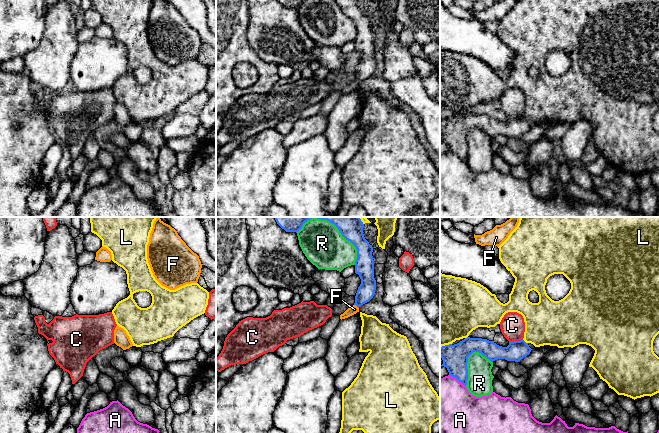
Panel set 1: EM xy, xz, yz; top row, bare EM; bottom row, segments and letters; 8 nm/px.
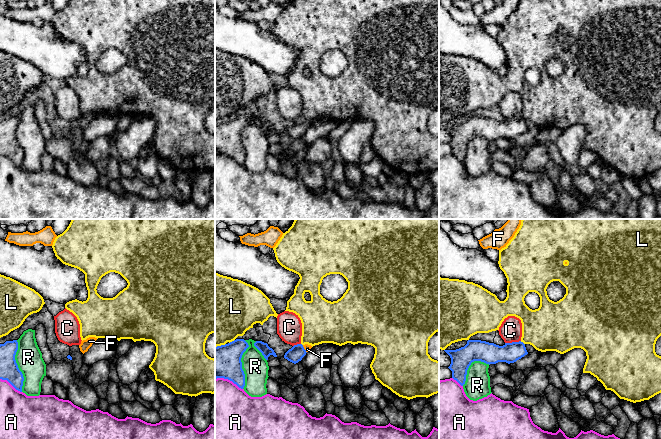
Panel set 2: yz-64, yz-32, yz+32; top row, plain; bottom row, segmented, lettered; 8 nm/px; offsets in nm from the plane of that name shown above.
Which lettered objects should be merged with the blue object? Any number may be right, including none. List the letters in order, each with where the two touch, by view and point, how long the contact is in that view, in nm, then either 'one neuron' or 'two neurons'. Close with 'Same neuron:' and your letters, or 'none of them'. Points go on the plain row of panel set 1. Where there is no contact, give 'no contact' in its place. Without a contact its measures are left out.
A: meets blue in yz at (457, 155); contact 170 nm long; two neurons
C: meets blue in yz at (515, 117); contact 110 nm long; two neurons
F: meets blue in xz at (356, 81); contact 50 nm long; two neurons
L: meets blue in yz at (524, 117); contact 50 nm long; two neurons
R: meets blue in yz at (466, 142); contact 300 nm long; two neurons
Same neuron: none of them

